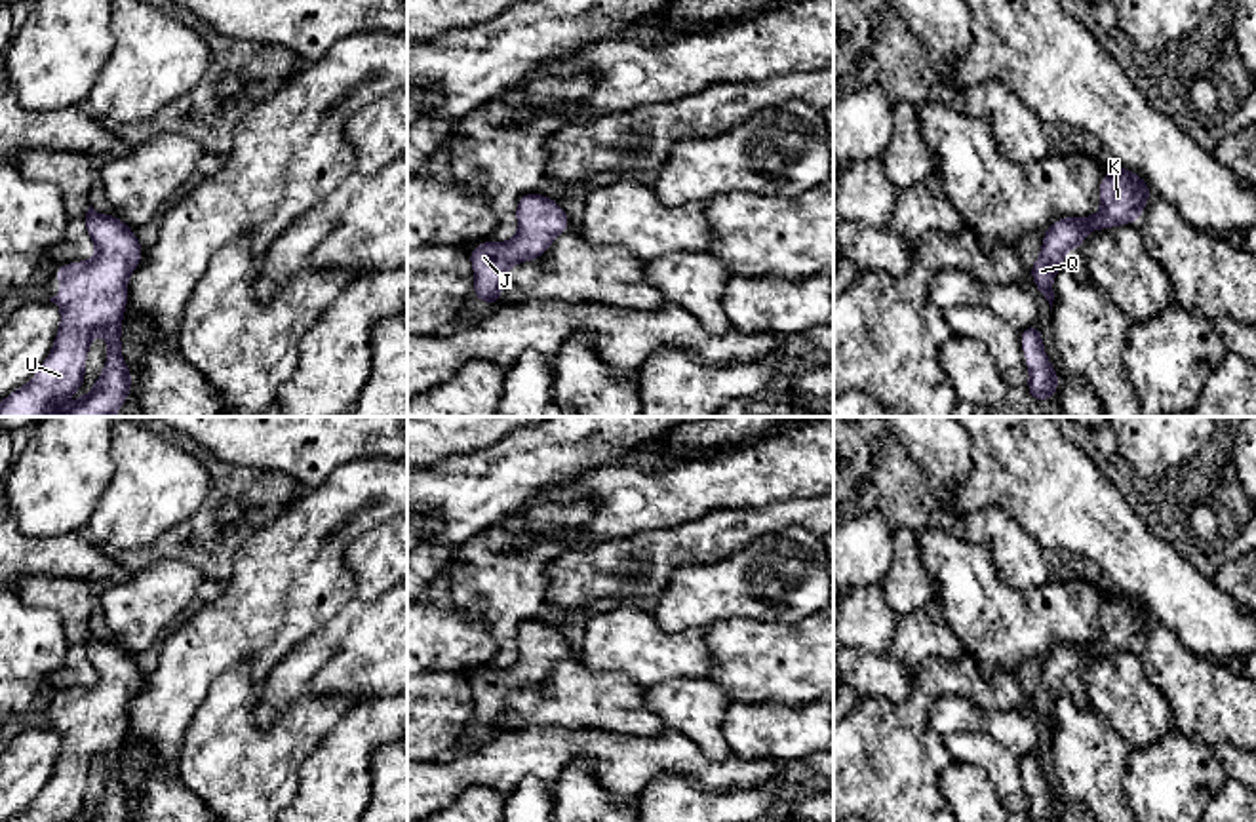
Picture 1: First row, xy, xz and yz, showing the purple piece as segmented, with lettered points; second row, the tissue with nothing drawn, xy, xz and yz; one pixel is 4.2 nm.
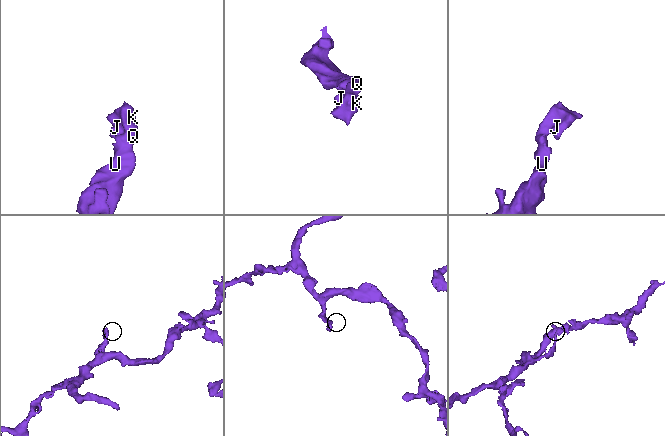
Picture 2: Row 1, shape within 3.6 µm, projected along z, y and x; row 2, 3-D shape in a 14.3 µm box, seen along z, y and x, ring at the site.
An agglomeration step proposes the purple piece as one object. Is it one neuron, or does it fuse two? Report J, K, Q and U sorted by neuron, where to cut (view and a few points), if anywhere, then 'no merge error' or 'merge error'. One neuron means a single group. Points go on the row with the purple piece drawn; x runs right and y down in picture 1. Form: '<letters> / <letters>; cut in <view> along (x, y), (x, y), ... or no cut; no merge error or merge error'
J K Q U; no cut; no merge error

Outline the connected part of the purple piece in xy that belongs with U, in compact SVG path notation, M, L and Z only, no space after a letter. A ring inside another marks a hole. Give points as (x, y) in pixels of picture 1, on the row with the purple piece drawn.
M91 206L86 213L86 234L95 244L95 257L55 268L61 293L49 301L61 308L61 323L51 352L34 377L0 401L0 417L116 417L131 392L131 371L122 358L122 320L128 308L128 282L143 261L143 245L133 228L116 215L97 213ZM95 335L107 339L107 363L91 392L70 403L59 400L76 392L86 377L86 358Z

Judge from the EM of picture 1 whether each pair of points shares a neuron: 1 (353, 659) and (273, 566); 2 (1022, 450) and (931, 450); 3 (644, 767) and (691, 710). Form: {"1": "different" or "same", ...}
{"1": "different", "2": "different", "3": "different"}

